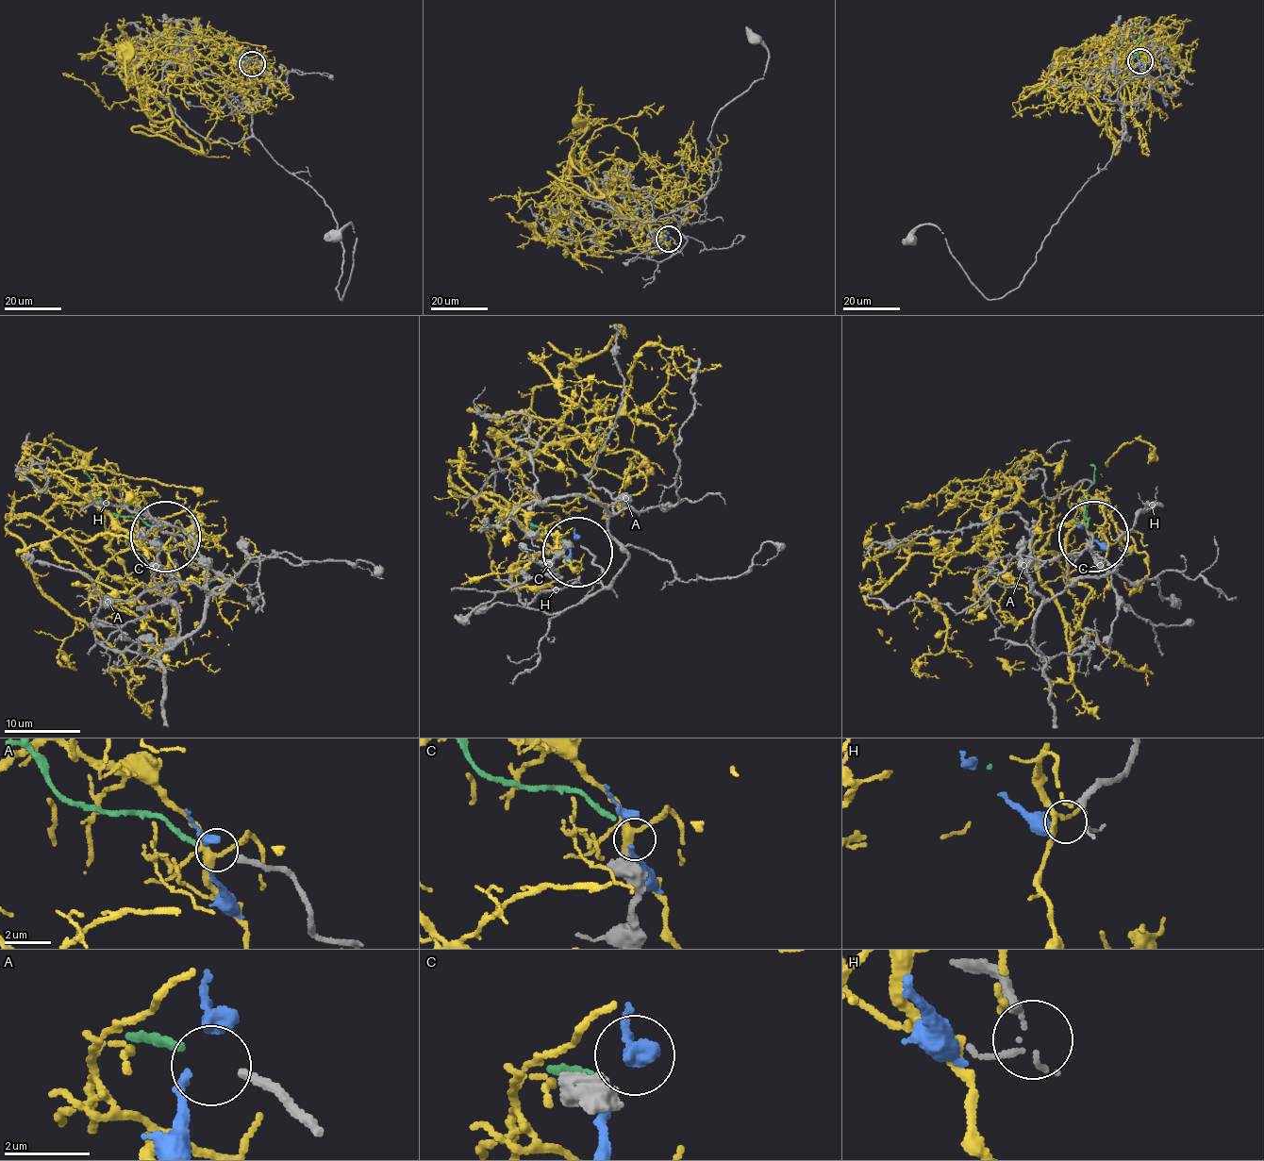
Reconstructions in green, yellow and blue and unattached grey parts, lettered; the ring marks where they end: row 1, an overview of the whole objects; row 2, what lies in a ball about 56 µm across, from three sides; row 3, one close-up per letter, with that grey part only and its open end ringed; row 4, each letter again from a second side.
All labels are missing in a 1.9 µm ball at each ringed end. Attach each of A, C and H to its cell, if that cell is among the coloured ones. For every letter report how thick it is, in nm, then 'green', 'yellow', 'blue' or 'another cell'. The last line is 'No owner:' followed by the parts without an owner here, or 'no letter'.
A: 240 nm thick; green
C: 550 nm thick; another cell
H: 130 nm thick; another cell
No owner: C, H

